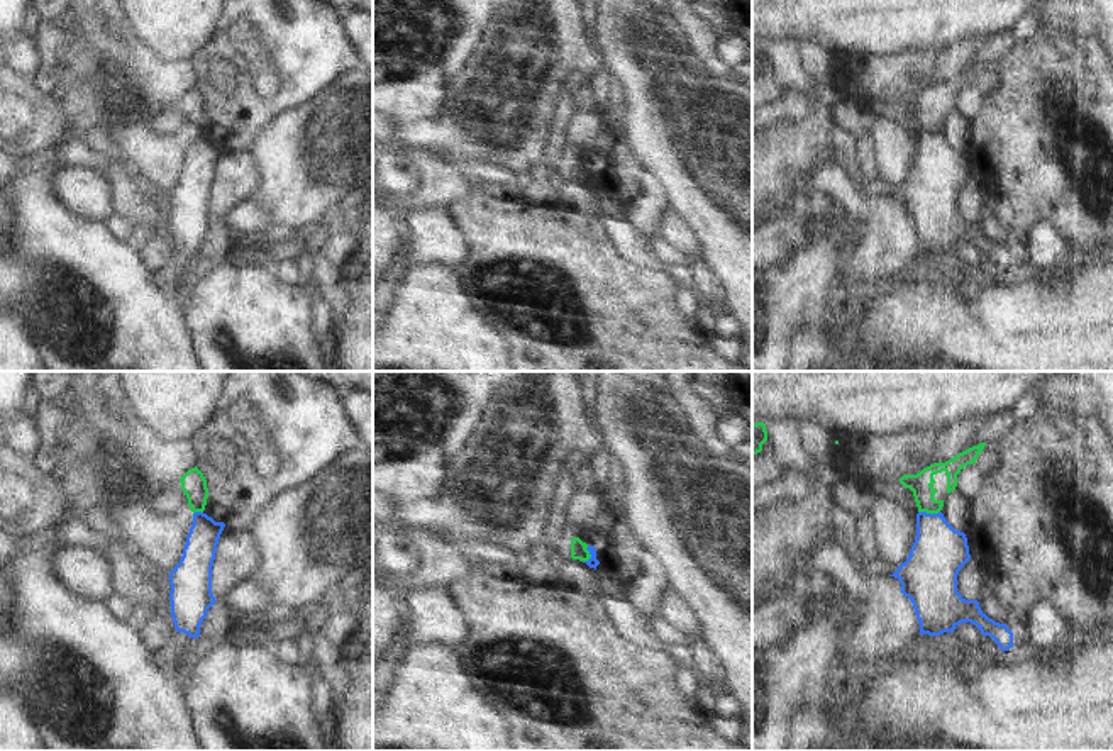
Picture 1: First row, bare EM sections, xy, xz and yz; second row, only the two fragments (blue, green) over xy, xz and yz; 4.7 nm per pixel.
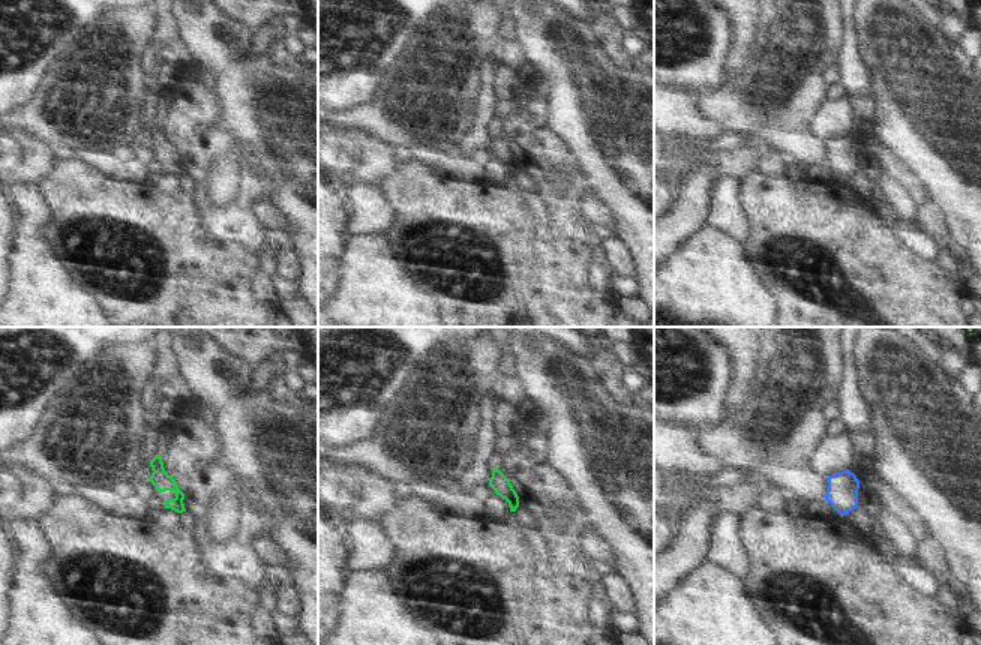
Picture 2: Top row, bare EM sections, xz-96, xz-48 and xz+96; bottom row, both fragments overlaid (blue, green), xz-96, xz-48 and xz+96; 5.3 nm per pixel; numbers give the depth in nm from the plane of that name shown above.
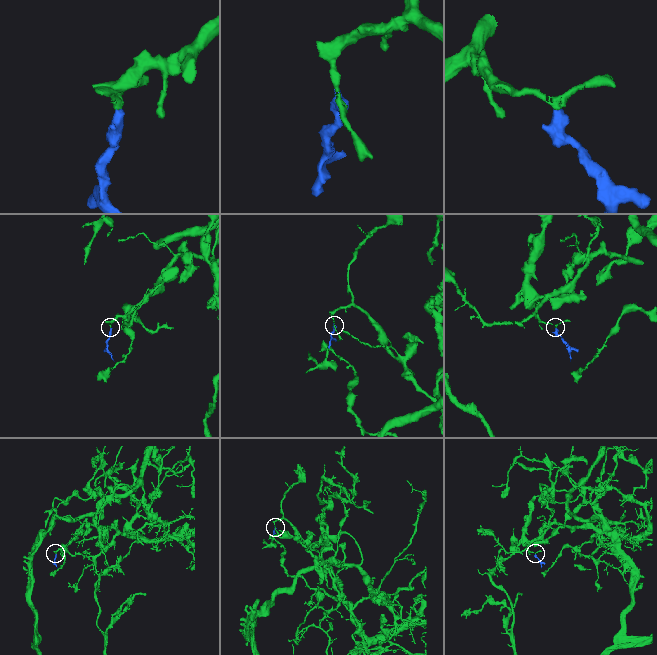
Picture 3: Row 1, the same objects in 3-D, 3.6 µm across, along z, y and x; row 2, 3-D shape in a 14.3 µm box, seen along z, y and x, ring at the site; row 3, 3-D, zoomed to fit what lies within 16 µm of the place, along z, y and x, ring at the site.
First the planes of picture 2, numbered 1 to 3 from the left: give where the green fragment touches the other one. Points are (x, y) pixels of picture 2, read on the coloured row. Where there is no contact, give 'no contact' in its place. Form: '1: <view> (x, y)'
1: no contact
2: no contact
3: no contact

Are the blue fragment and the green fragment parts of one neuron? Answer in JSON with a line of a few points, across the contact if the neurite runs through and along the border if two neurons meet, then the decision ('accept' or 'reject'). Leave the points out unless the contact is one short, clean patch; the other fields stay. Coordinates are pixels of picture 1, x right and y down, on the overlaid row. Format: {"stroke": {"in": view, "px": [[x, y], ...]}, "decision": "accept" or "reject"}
{"stroke": {"in": "yz", "px": [[919, 511], [939, 512]]}, "decision": "reject"}

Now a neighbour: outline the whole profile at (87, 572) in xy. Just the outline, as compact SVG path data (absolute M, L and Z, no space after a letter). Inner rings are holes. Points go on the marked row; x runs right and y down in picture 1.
M59 544L51 554L54 575L68 590L90 602L107 602L115 593L108 556L93 548Z

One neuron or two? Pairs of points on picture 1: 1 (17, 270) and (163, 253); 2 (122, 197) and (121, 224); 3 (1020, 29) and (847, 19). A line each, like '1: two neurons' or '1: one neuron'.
1: two neurons
2: two neurons
3: two neurons

